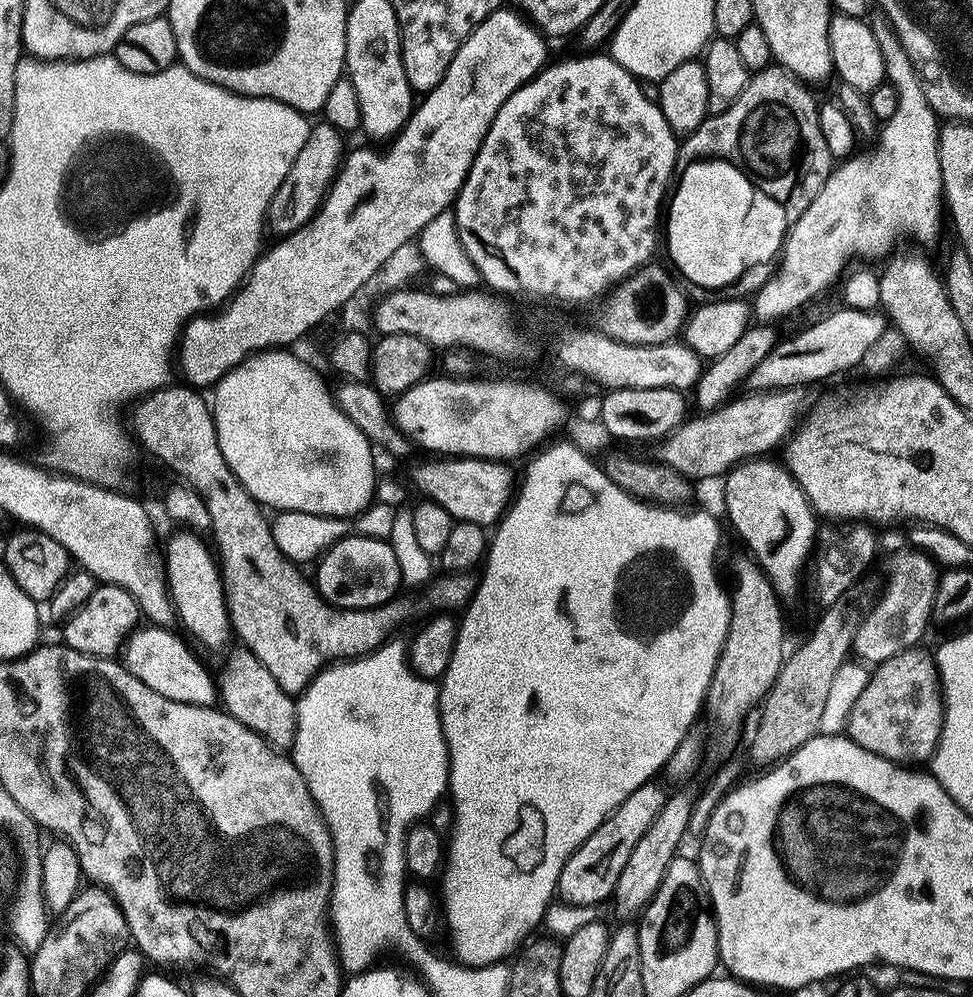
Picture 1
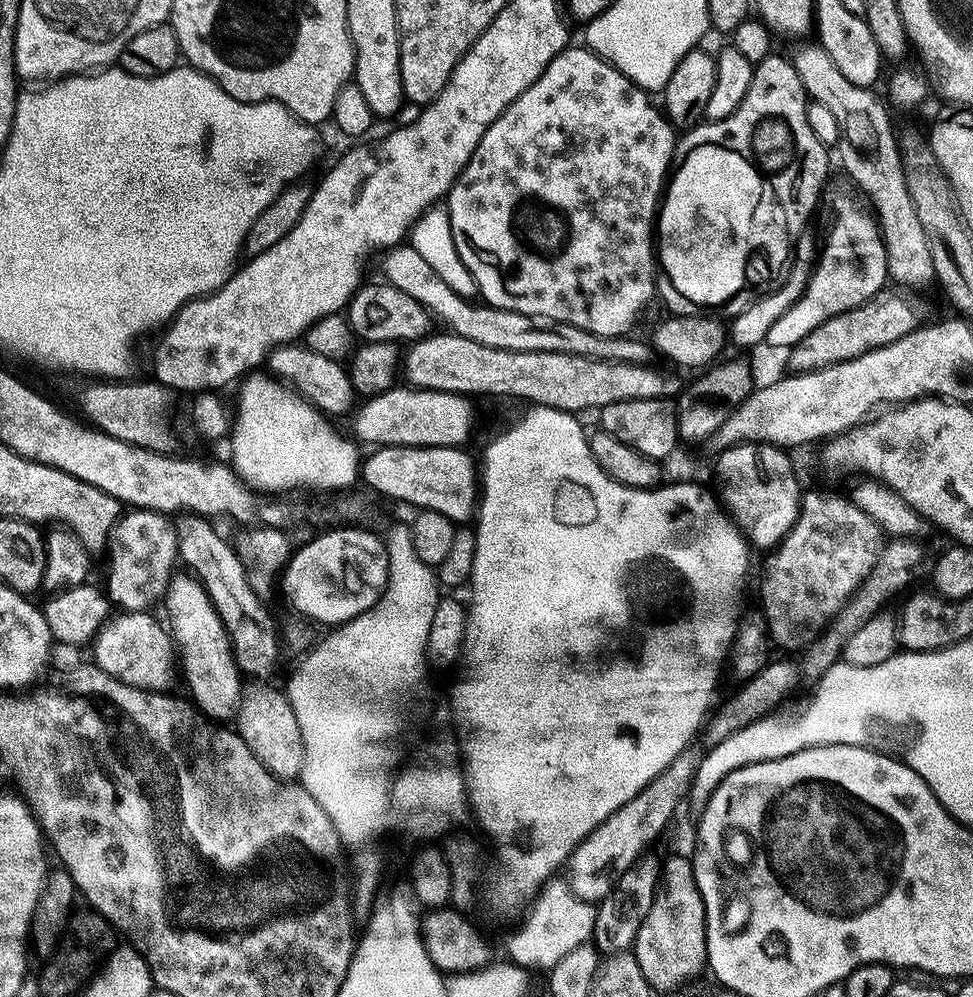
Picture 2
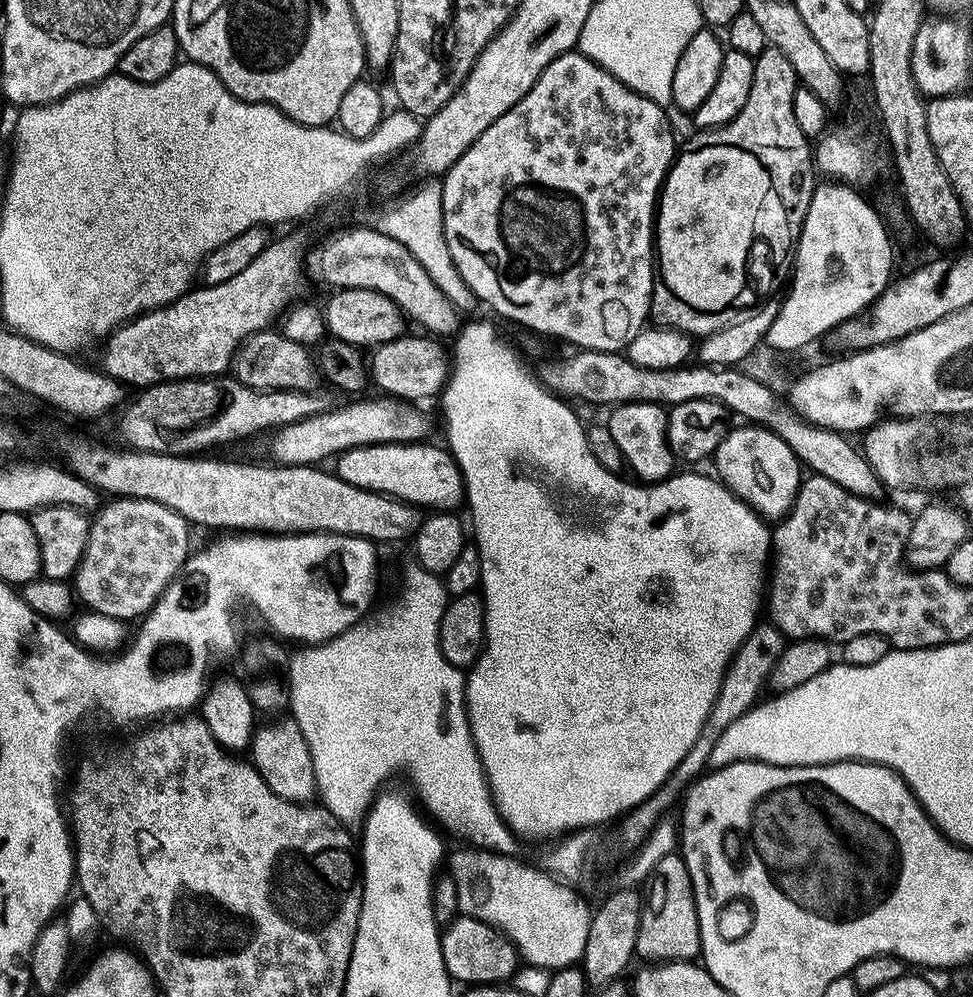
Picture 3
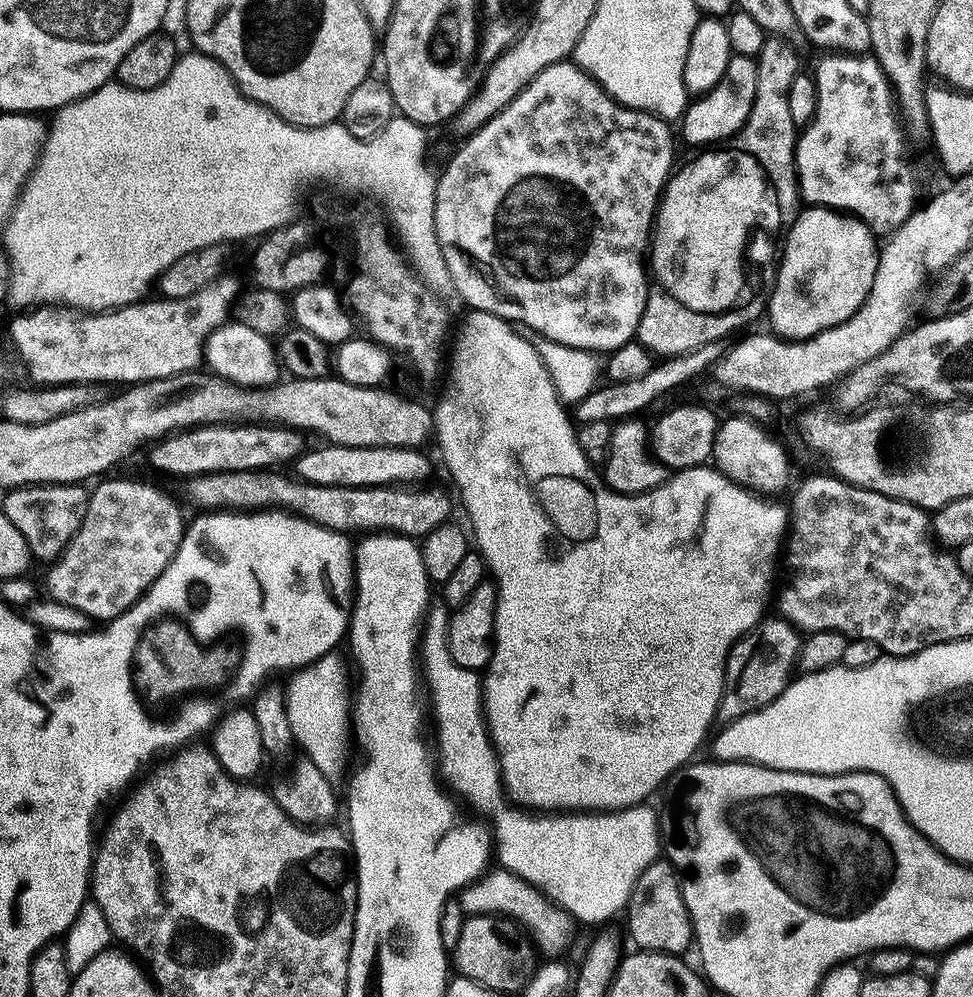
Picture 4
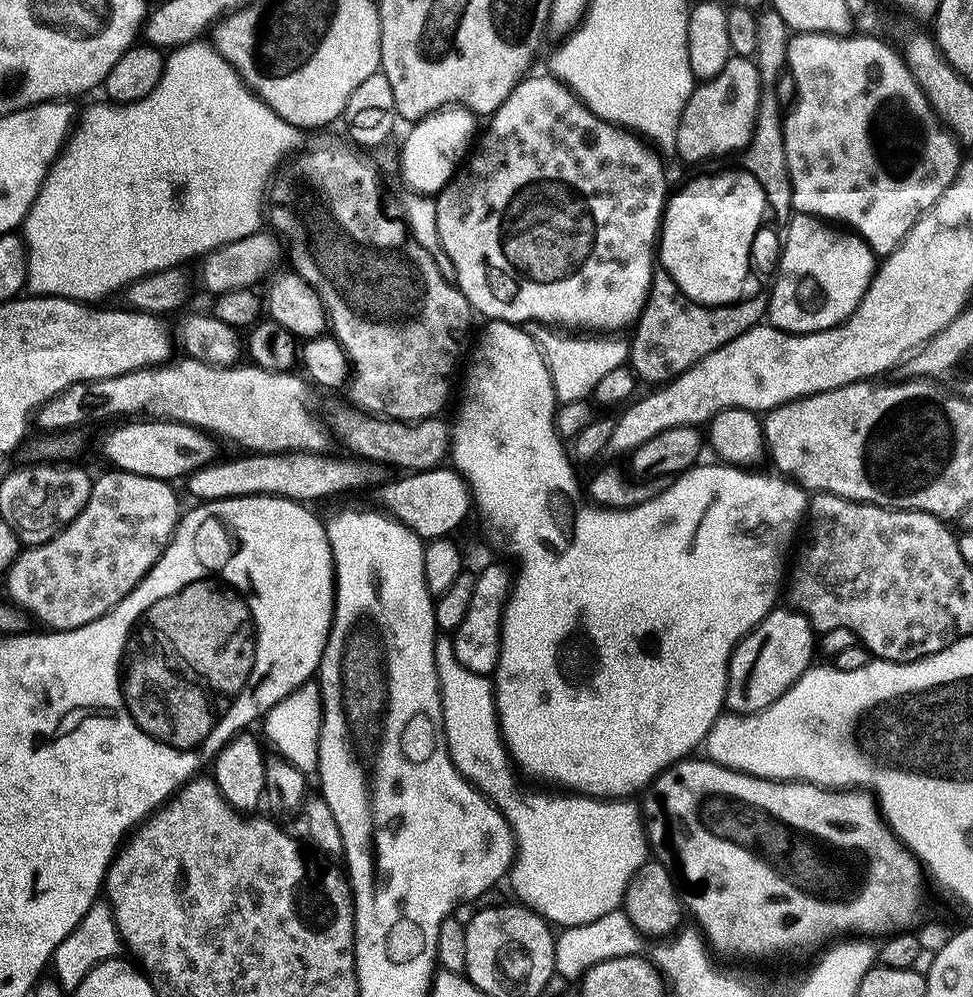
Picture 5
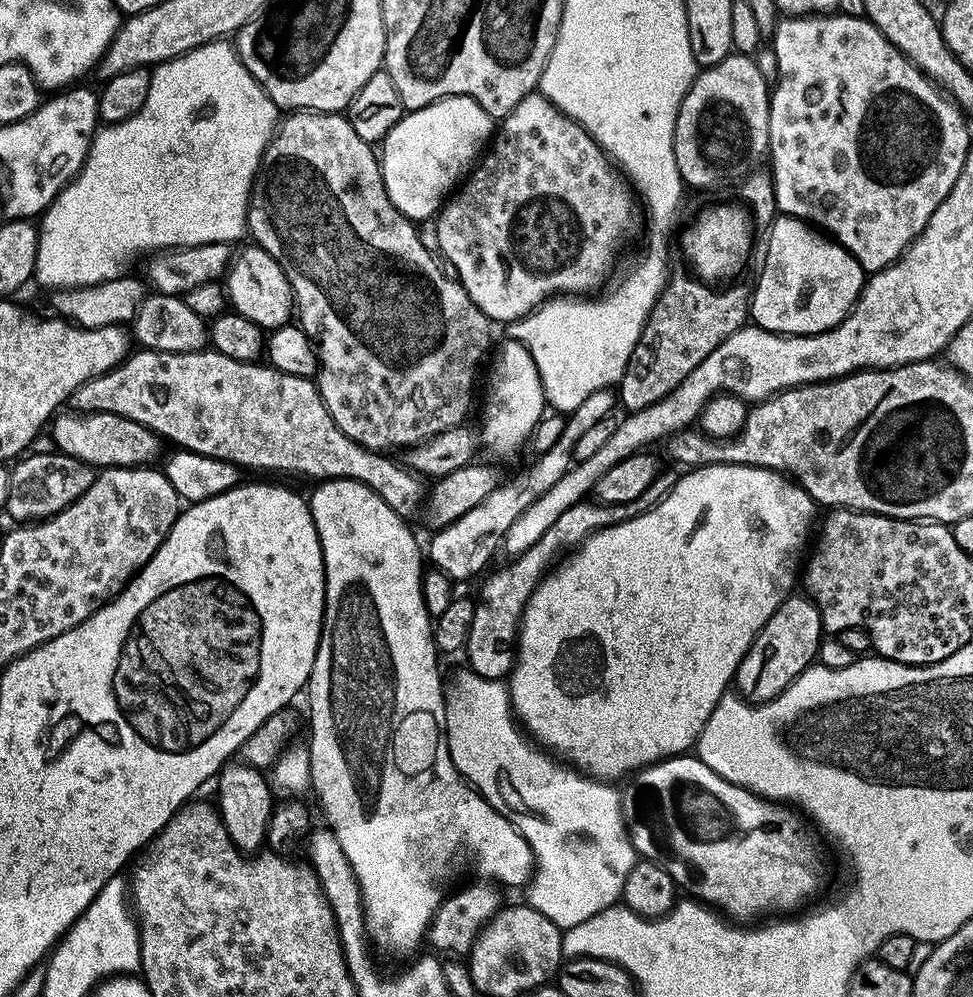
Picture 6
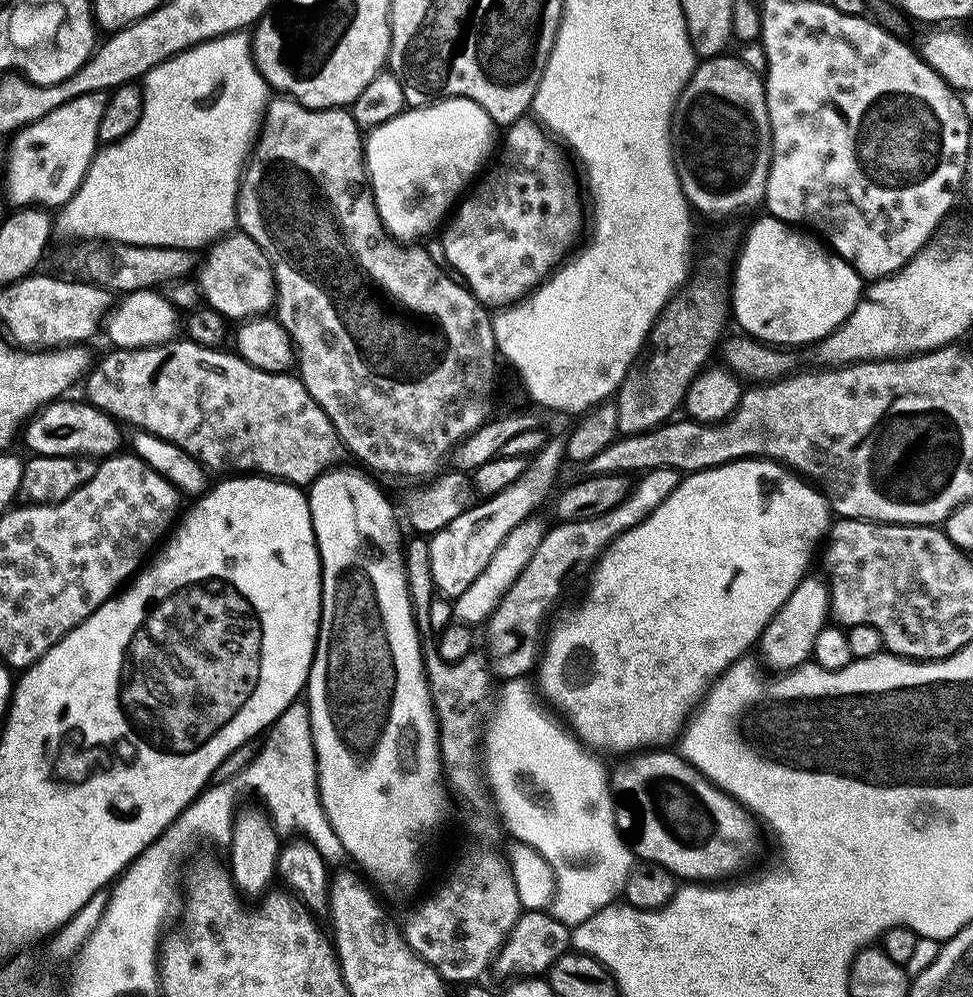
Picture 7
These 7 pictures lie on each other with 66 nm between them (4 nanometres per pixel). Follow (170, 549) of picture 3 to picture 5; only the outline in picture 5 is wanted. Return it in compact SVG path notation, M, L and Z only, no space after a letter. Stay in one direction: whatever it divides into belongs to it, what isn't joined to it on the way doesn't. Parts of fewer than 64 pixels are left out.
M108 470L108 473L106 473L101 480L99 477L99 479L93 483L90 502L86 502L86 510L82 510L82 514L78 514L78 518L70 526L66 526L66 530L62 530L62 534L55 536L49 544L43 544L37 548L25 547L23 551L21 551L15 562L13 562L12 567L9 568L6 573L8 592L12 595L13 600L11 600L11 603L15 605L17 609L25 608L38 623L45 624L45 629L54 632L78 630L82 626L90 626L94 622L98 622L98 618L110 614L148 577L150 570L154 570L154 566L162 558L162 554L168 549L170 542L176 536L176 528L180 525L182 519L182 511L180 512L180 500L176 497L176 492L172 488L175 487L167 480L142 478L138 474L130 474L129 472L121 472L119 470Z

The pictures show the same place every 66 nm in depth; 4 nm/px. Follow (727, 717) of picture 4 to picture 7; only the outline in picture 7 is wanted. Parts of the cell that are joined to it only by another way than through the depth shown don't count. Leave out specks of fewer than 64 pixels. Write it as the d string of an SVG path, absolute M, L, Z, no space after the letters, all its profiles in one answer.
M805 577L798 590L790 596L789 602L771 620L763 632L758 648L762 650L765 667L776 674L787 674L805 667L811 660L818 636L827 627L831 615L831 596L827 583L820 577Z

